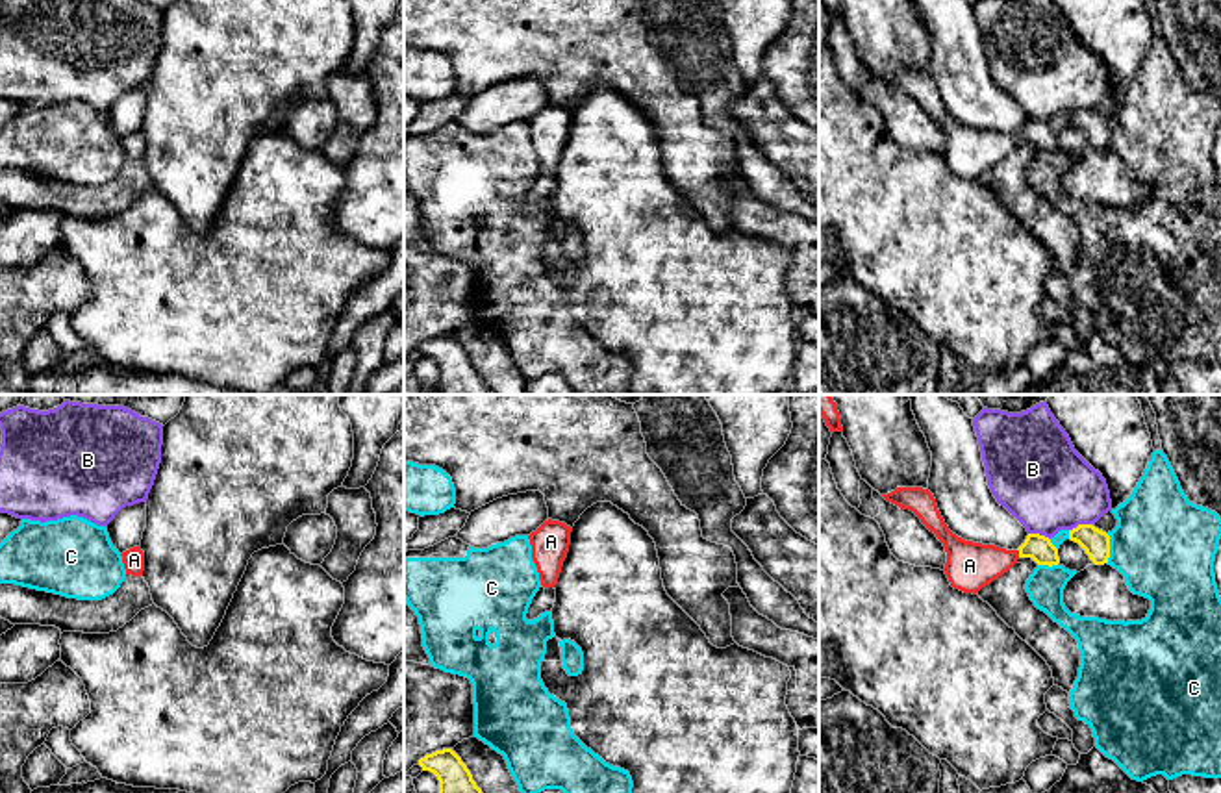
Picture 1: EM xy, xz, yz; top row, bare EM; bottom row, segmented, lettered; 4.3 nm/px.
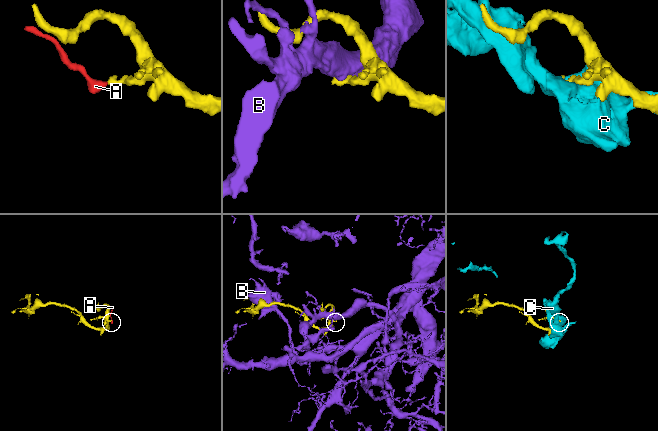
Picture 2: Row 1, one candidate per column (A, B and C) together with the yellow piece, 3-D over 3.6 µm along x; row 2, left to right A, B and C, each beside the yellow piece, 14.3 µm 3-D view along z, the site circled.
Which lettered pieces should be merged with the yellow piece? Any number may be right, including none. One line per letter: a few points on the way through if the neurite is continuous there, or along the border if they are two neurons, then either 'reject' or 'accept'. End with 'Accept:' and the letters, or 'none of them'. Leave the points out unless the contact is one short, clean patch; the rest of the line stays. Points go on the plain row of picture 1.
A: way yz (1038, 132), (1019, 138), (1005, 145), (969, 151); accept
B: reject
C: reject
Accept: A

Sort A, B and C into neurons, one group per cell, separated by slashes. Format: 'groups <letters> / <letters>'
groups A / B / C

